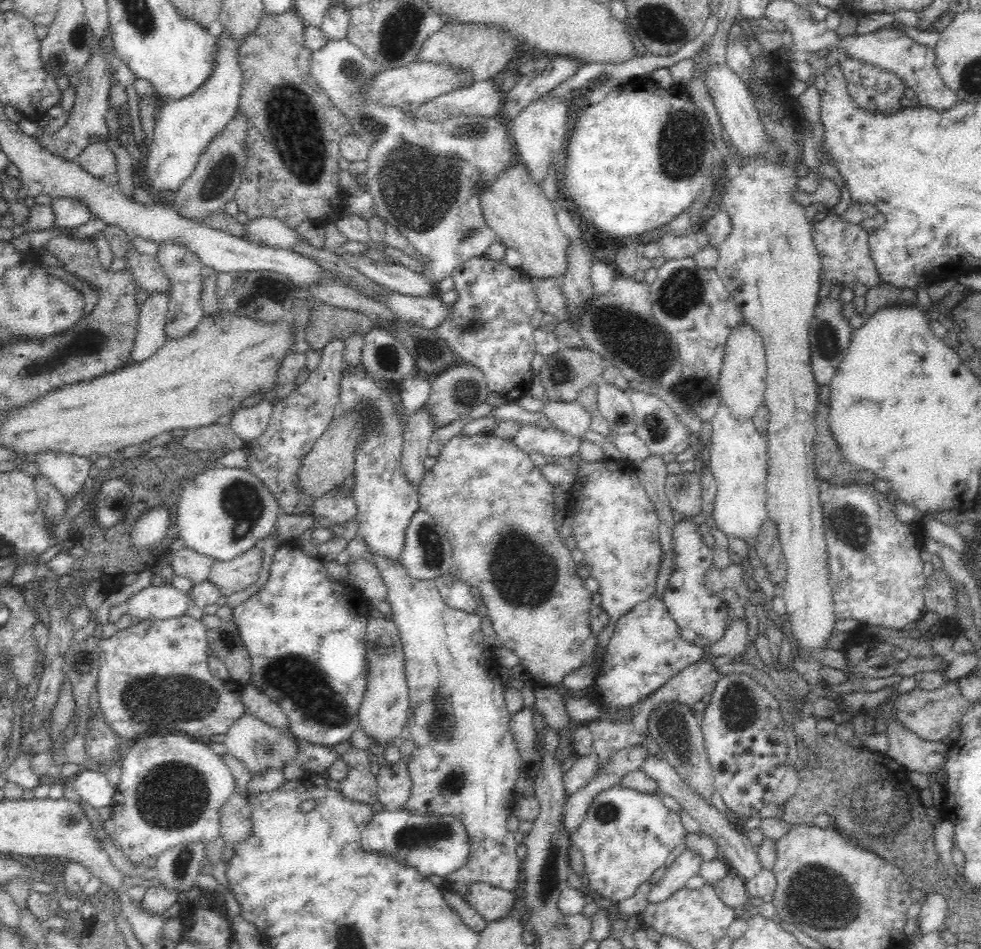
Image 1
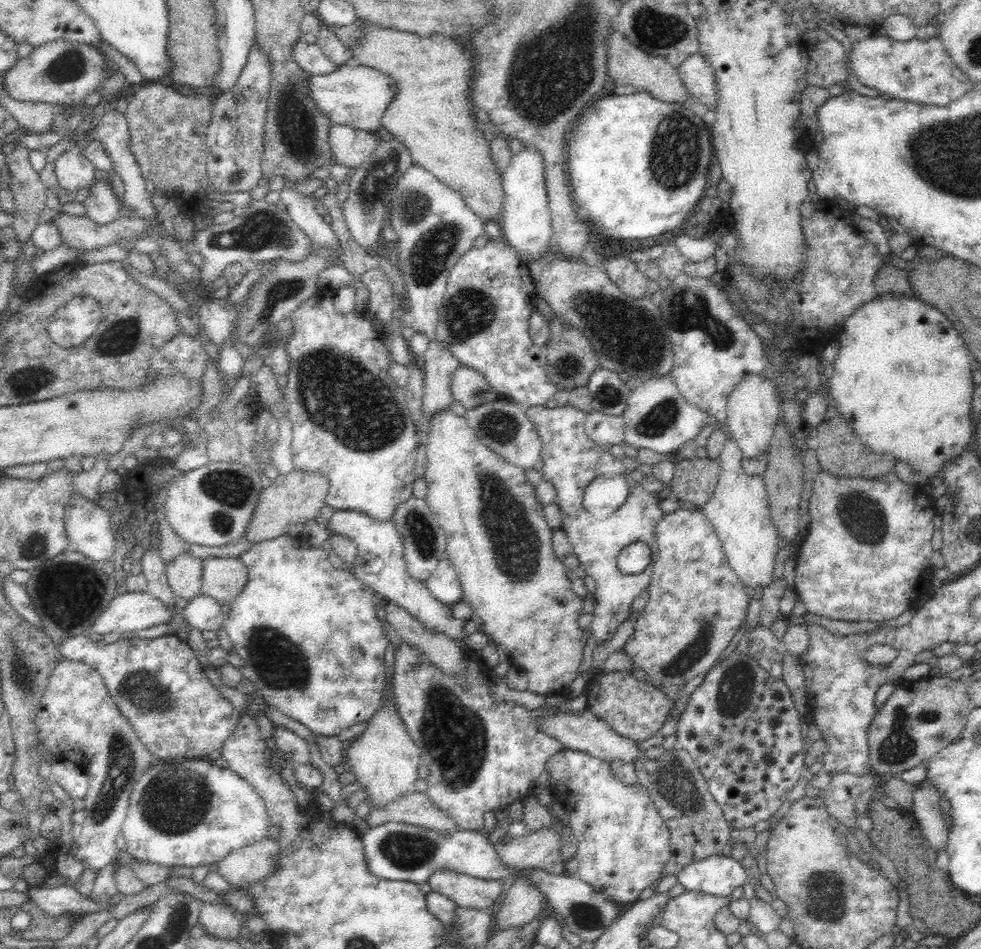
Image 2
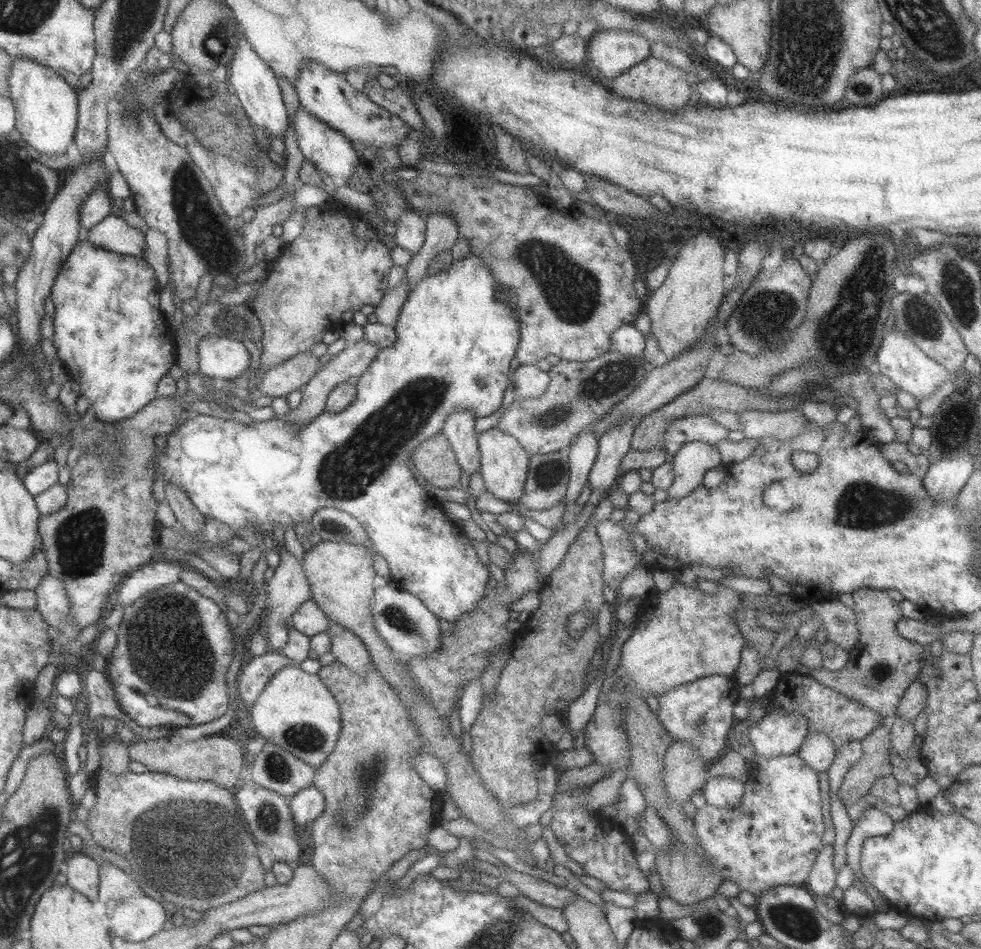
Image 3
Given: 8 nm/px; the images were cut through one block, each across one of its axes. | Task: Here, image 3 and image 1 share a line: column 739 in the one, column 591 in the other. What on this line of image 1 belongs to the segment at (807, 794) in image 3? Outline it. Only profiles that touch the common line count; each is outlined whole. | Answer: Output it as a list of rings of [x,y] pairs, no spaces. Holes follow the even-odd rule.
[[[612,786],[596,794],[589,802],[590,808],[582,825],[569,834],[571,844],[583,852],[584,872],[589,889],[601,897],[609,898],[612,904],[631,898],[643,886],[648,886],[664,869],[666,858],[687,834],[679,812],[670,810],[659,798],[659,794],[642,793],[634,788]]]

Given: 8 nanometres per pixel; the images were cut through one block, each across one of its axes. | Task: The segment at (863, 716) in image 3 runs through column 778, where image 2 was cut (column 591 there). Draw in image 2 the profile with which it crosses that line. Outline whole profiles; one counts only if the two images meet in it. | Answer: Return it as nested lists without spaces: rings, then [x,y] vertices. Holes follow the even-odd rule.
[[[610,671],[593,676],[583,690],[588,699],[588,709],[606,721],[617,735],[633,741],[654,736],[674,708],[674,702],[666,697],[664,690],[637,680],[630,672]]]

